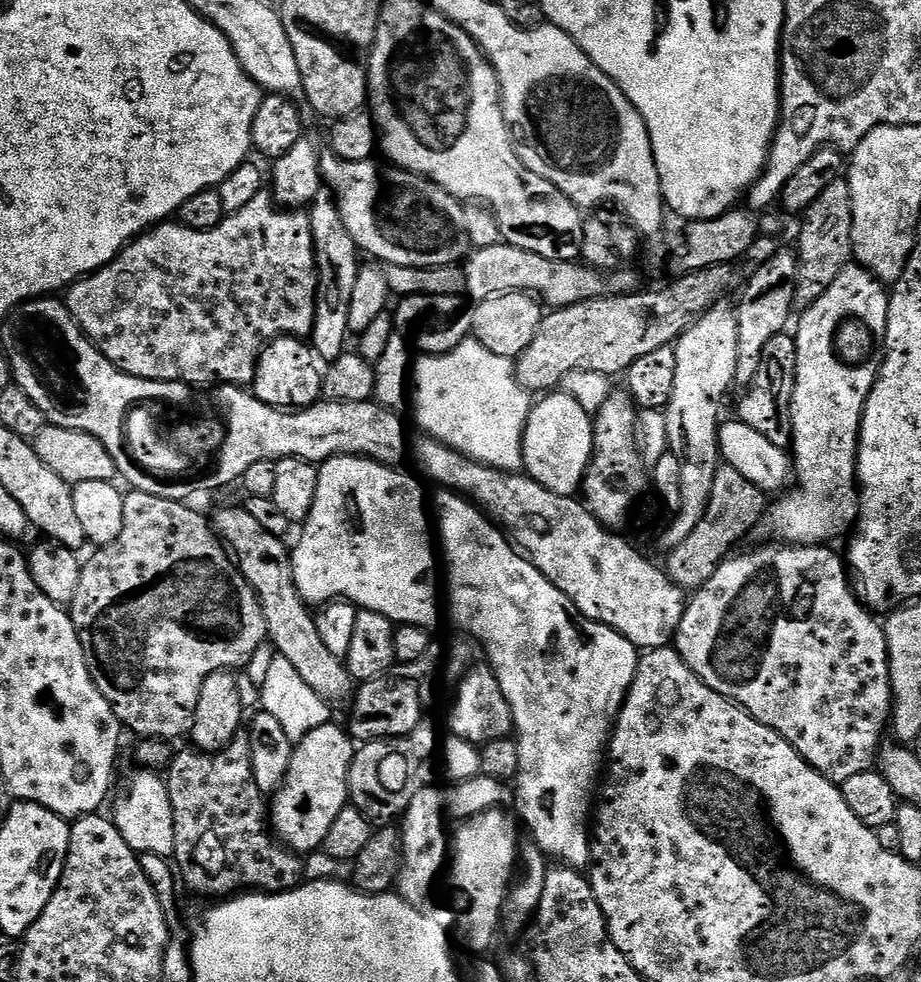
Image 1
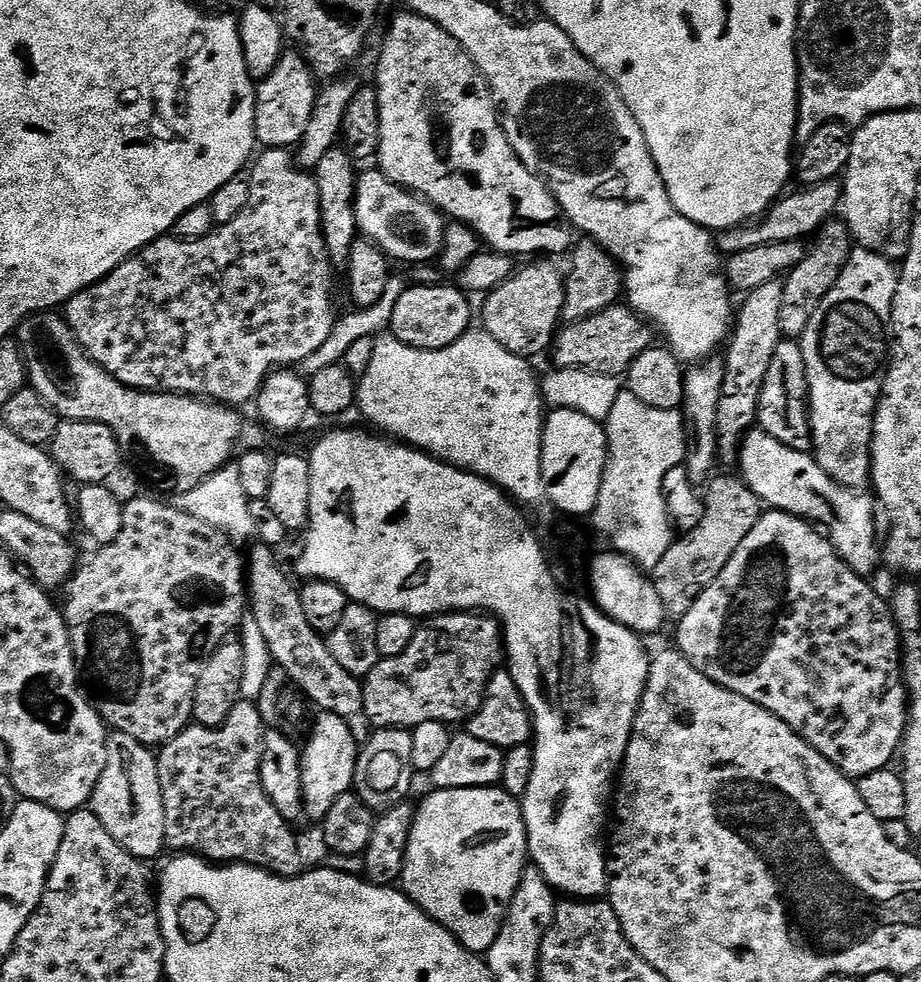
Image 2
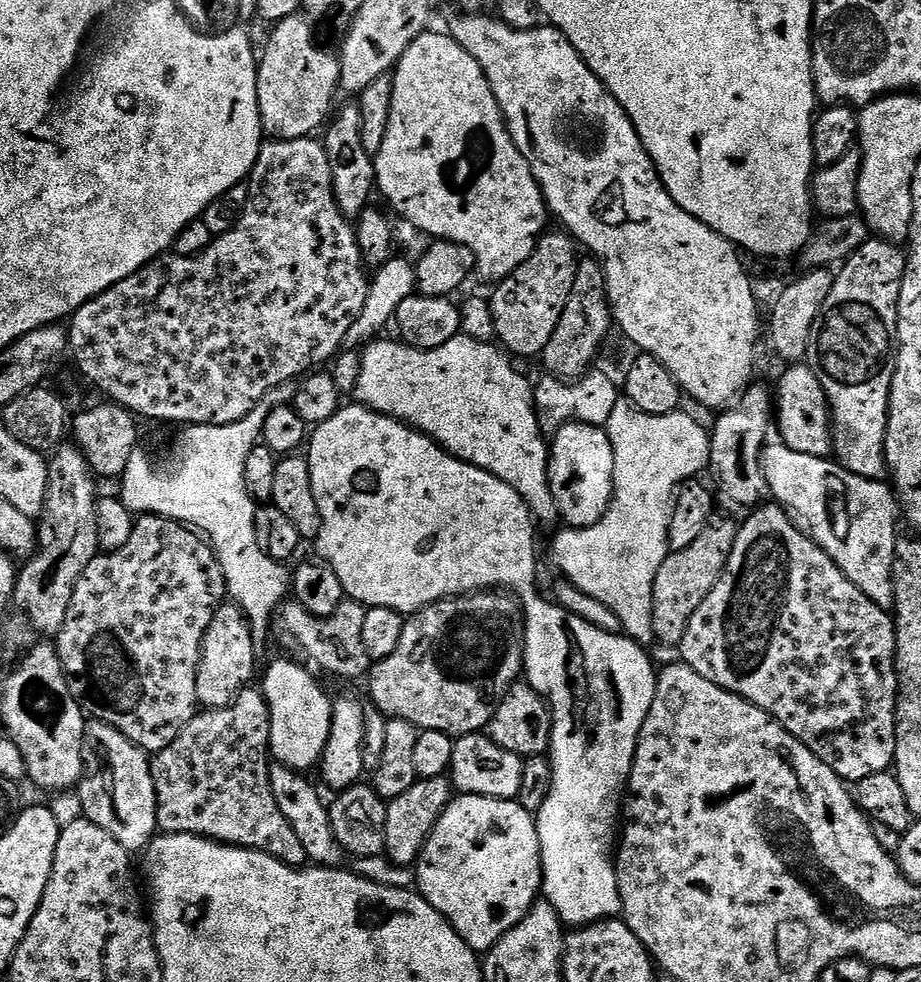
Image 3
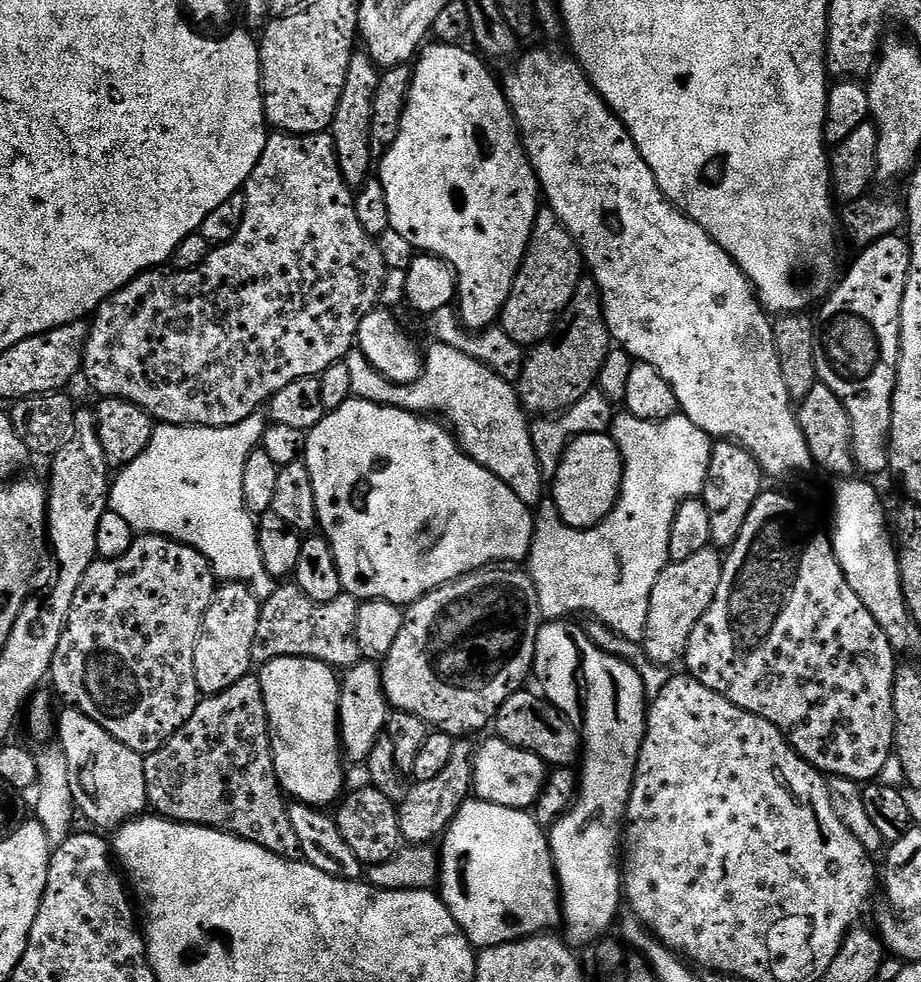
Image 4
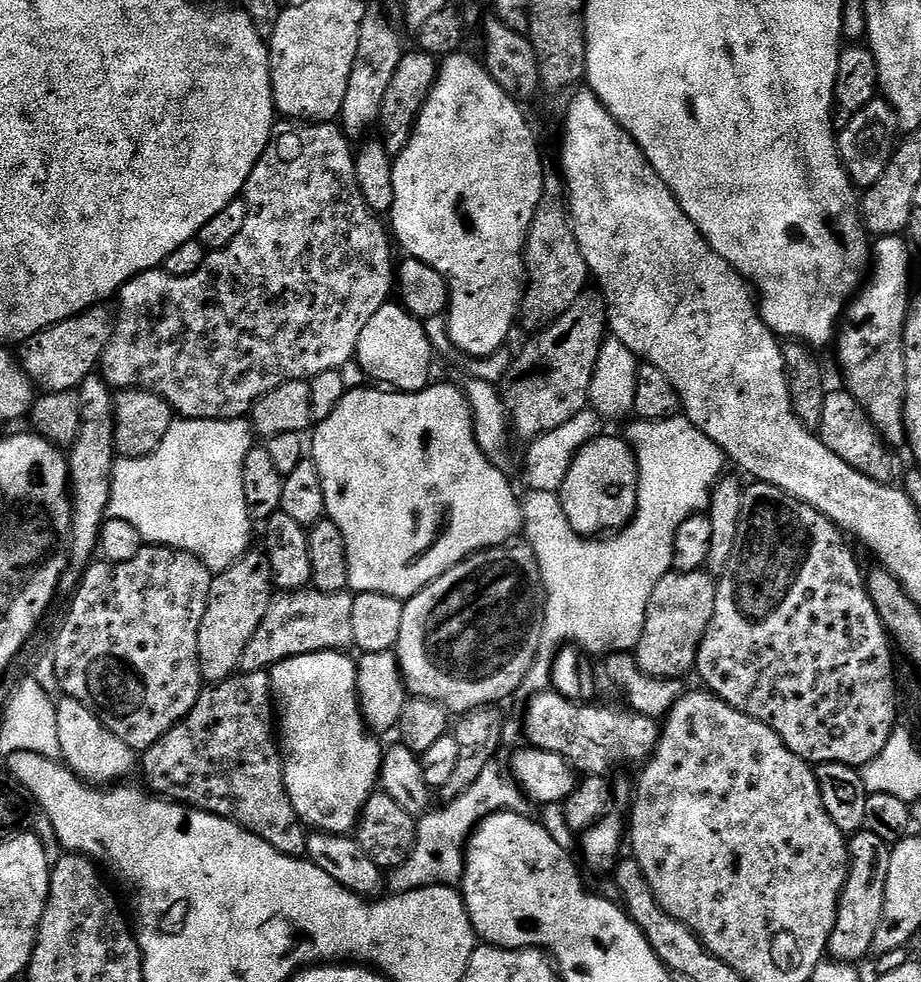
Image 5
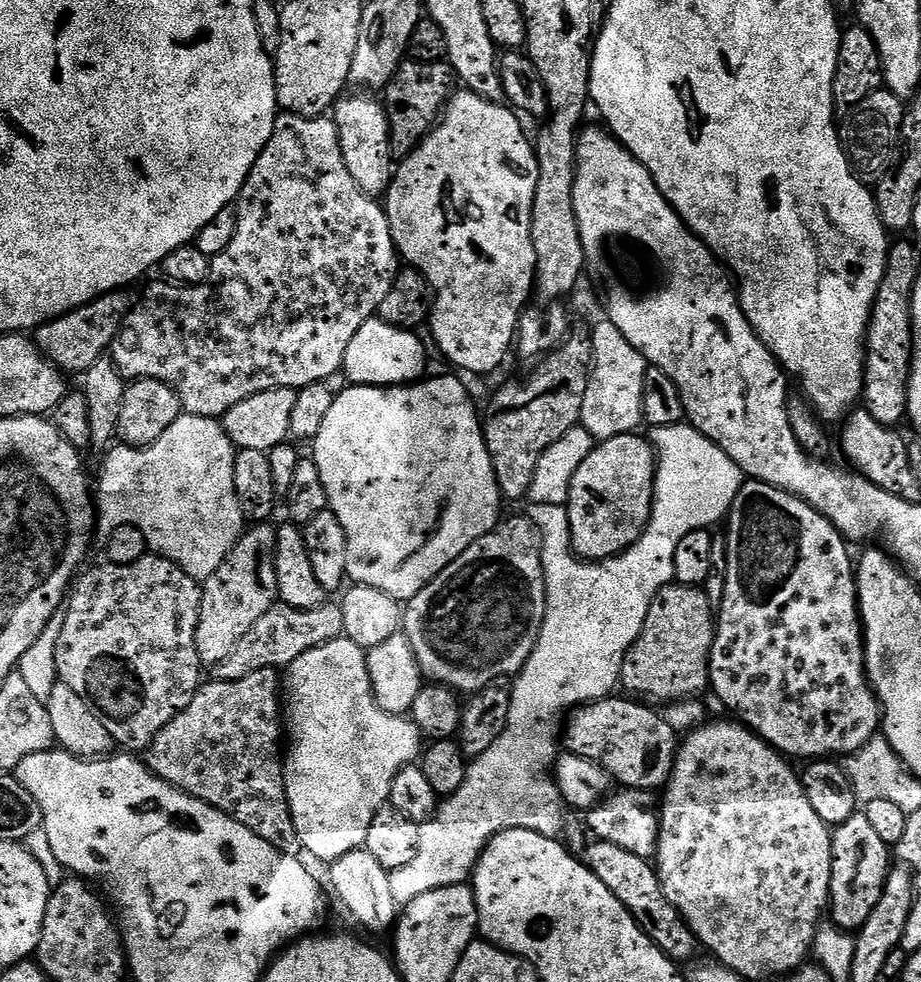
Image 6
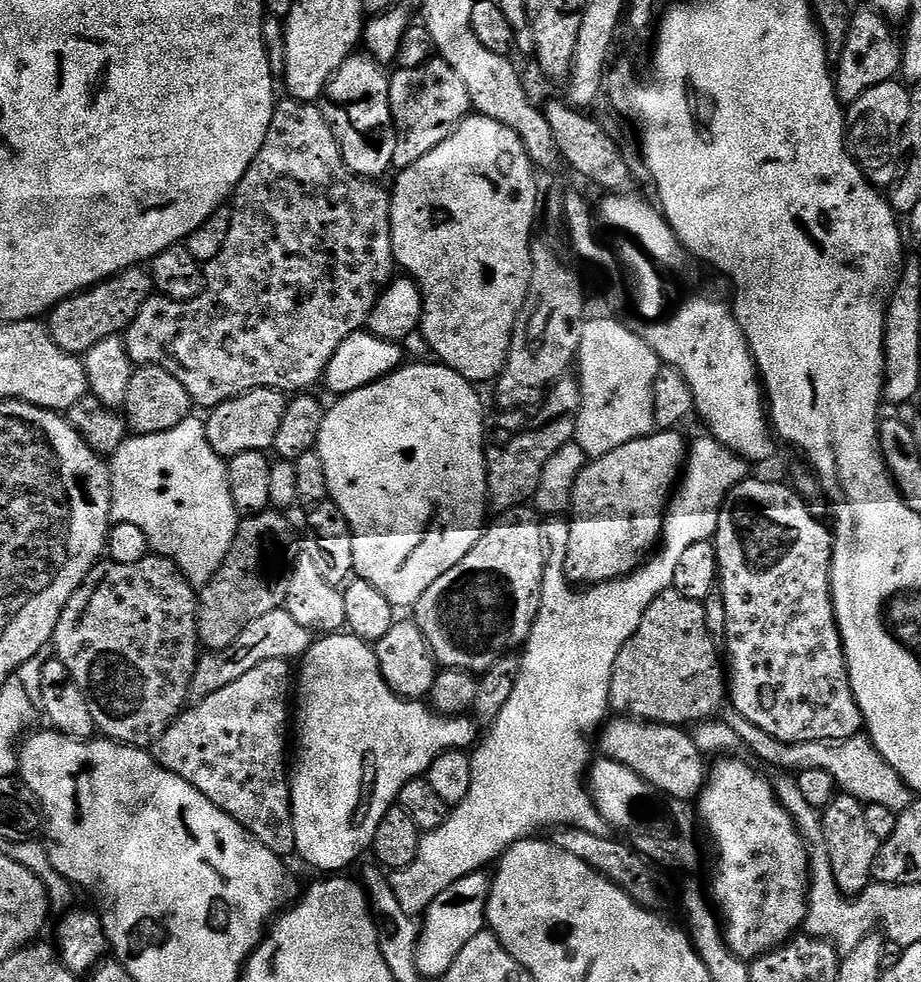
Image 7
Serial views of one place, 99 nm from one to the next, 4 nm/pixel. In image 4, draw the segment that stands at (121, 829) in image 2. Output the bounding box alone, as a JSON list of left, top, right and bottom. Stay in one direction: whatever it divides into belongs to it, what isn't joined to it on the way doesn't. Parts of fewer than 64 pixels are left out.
[58,706,148,830]

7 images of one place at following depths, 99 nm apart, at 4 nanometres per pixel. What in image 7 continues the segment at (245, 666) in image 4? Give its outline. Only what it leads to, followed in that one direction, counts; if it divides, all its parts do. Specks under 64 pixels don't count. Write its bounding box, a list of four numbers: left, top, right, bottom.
[196,510,294,652]

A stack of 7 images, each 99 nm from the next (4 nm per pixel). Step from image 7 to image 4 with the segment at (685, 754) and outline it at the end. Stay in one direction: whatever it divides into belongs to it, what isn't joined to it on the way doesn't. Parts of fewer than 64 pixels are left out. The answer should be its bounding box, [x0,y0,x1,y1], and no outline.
[494,690,582,768]

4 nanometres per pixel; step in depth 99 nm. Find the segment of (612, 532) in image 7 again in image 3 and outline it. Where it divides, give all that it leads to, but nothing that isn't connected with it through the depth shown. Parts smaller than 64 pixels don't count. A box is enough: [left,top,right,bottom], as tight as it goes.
[548,424,614,528]

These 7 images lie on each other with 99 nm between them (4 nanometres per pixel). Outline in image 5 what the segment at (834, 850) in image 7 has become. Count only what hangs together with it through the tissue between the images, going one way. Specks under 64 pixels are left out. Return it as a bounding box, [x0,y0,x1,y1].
[827,830,890,964]

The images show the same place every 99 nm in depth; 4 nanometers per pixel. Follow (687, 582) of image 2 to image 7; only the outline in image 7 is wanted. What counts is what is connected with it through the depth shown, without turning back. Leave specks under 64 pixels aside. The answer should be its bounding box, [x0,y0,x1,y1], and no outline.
[608,588,726,726]

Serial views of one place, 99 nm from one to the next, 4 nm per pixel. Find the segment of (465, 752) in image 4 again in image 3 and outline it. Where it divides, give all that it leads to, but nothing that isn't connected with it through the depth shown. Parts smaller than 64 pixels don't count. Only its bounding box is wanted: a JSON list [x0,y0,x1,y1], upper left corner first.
[384,775,454,868]

